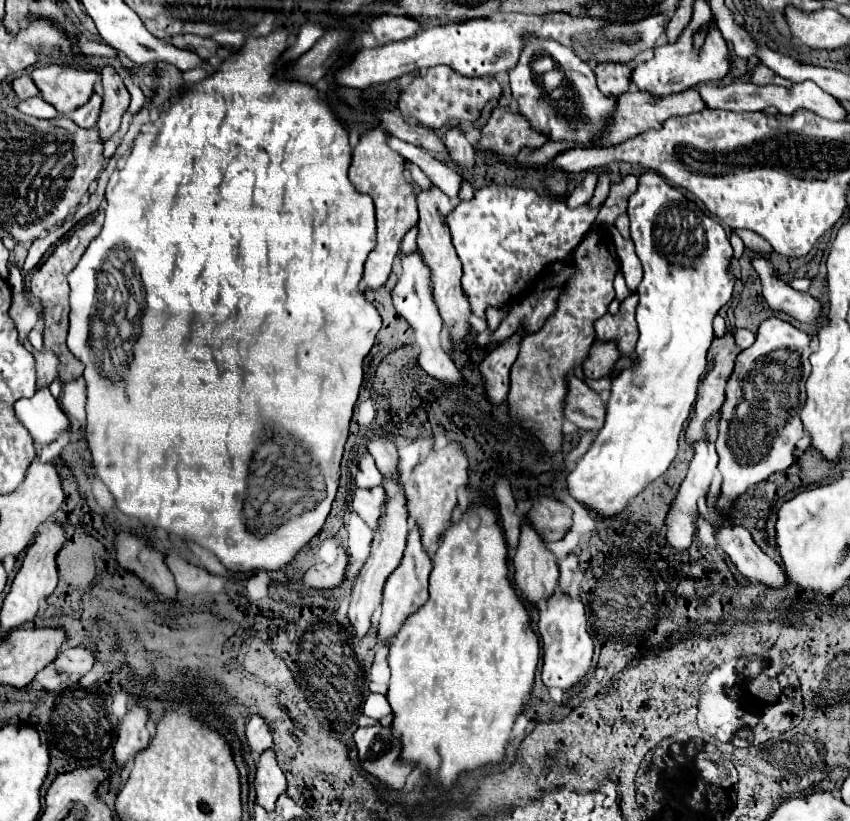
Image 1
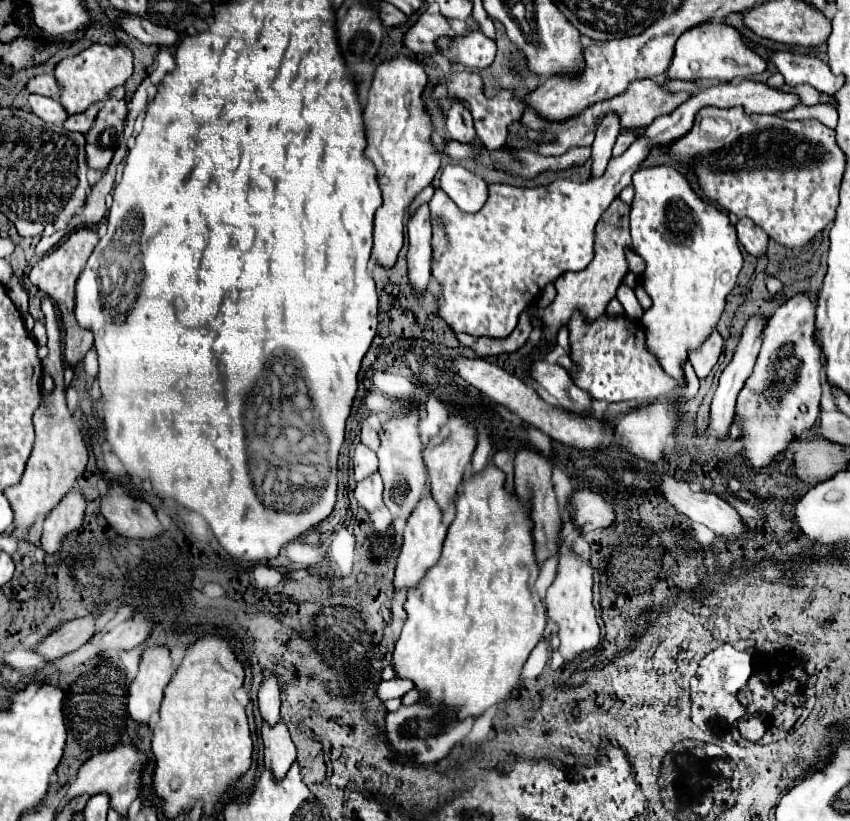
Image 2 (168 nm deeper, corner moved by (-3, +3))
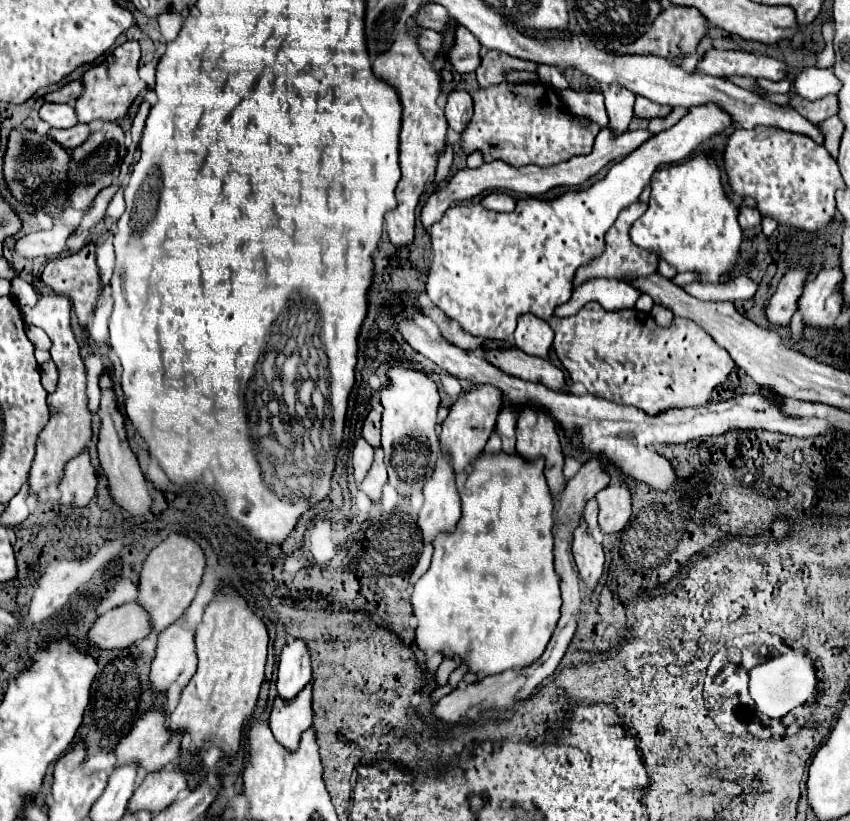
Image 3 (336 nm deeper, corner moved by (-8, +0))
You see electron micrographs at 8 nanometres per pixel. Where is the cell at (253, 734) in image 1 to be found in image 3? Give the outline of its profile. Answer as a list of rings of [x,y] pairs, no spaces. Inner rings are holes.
[[[292,641],[284,645],[278,665],[276,691],[280,699],[294,699],[310,683],[310,655],[302,641]]]

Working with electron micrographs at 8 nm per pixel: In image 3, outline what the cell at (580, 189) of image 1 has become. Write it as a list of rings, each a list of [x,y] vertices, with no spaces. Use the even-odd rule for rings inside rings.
[[[608,85],[604,87],[604,99],[608,109],[608,127],[612,137],[618,137],[620,133],[628,131],[628,123],[634,117],[634,93],[624,89],[622,85]]]

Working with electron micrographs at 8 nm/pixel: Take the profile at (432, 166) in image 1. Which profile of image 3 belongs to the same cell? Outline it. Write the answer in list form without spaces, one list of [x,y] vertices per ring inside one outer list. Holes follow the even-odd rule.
[[[500,191],[486,193],[480,199],[480,205],[488,207],[488,209],[494,209],[494,211],[512,211],[514,209],[514,203],[516,203],[514,197],[506,195],[506,193],[500,193]]]

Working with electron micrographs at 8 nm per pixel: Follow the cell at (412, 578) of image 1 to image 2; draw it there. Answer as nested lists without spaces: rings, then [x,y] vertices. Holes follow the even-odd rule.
[[[427,486],[425,496],[419,500],[405,526],[403,548],[397,558],[397,570],[395,570],[395,588],[413,588],[425,576],[427,568],[431,568],[439,560],[445,536],[447,536],[447,526],[443,524],[443,512]]]

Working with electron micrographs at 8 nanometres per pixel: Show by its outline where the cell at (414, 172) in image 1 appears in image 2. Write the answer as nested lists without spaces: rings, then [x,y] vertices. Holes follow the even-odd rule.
[[[737,80],[727,84],[709,86],[699,92],[699,96],[691,96],[687,102],[677,106],[671,114],[659,116],[647,130],[627,148],[625,154],[611,158],[603,176],[589,178],[585,182],[573,180],[555,180],[549,186],[537,188],[519,188],[509,184],[491,184],[487,204],[475,212],[467,214],[461,212],[456,204],[447,200],[447,194],[437,188],[429,208],[431,208],[431,224],[433,224],[433,276],[441,284],[441,302],[439,302],[439,316],[449,324],[453,332],[465,332],[471,336],[487,336],[487,338],[505,338],[509,336],[519,320],[519,314],[537,298],[537,294],[547,286],[553,284],[563,272],[579,272],[589,266],[593,260],[593,246],[595,246],[595,224],[601,214],[609,208],[609,204],[619,198],[621,190],[631,186],[631,176],[639,170],[643,160],[649,156],[653,148],[667,148],[675,140],[683,138],[691,128],[697,112],[705,106],[715,108],[737,108],[741,106],[745,114],[777,114],[791,110],[799,104],[795,94],[785,94],[775,88],[769,88],[763,82],[753,80]]]

